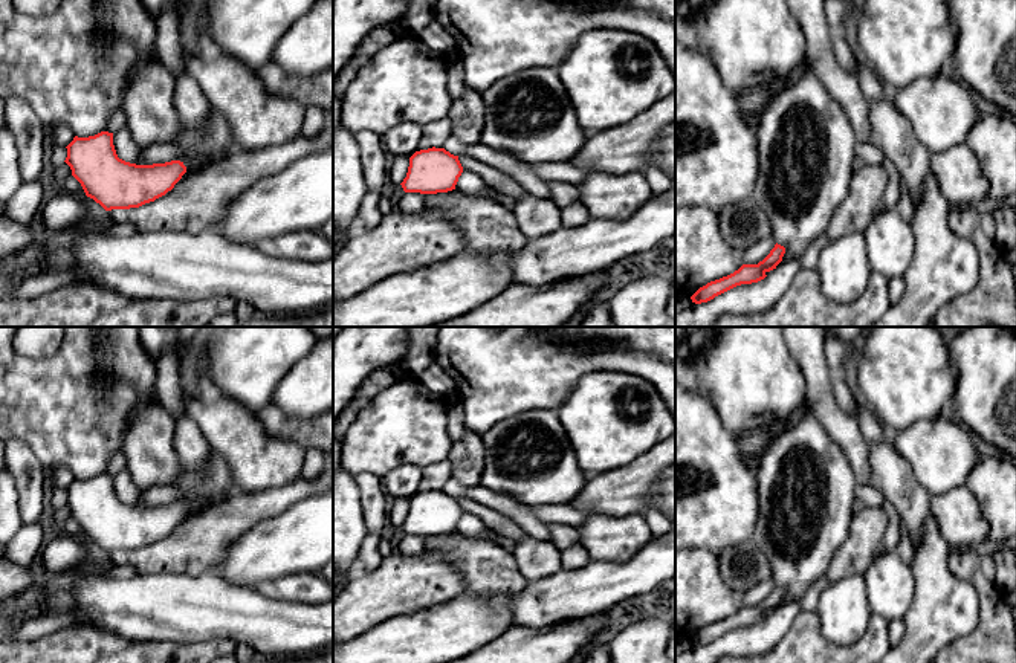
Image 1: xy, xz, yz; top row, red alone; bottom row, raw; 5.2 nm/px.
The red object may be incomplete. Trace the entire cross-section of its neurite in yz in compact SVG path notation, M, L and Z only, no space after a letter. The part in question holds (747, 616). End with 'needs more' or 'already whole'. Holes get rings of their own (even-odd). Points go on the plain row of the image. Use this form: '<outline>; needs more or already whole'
M776 585L775 590L770 593L770 596L758 606L743 606L733 616L710 623L706 628L700 629L691 639L692 645L695 646L707 645L736 628L752 626L764 622L767 619L765 616L776 611L776 608L782 603L784 596L785 590Z; already whole

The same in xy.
M113 475L78 480L66 489L66 506L87 539L105 553L139 550L174 530L182 518L196 509L218 506L231 495L209 496L196 503L136 507L118 500Z; needs more

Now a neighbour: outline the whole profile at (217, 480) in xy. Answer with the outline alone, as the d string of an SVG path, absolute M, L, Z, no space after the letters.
M215 452L211 455L208 471L200 477L182 466L180 478L176 484L183 489L183 498L179 501L180 504L238 492L229 467Z

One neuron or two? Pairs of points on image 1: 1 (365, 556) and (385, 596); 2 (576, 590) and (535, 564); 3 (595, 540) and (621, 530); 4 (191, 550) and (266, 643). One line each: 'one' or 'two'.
1: two
2: two
3: one
4: two

